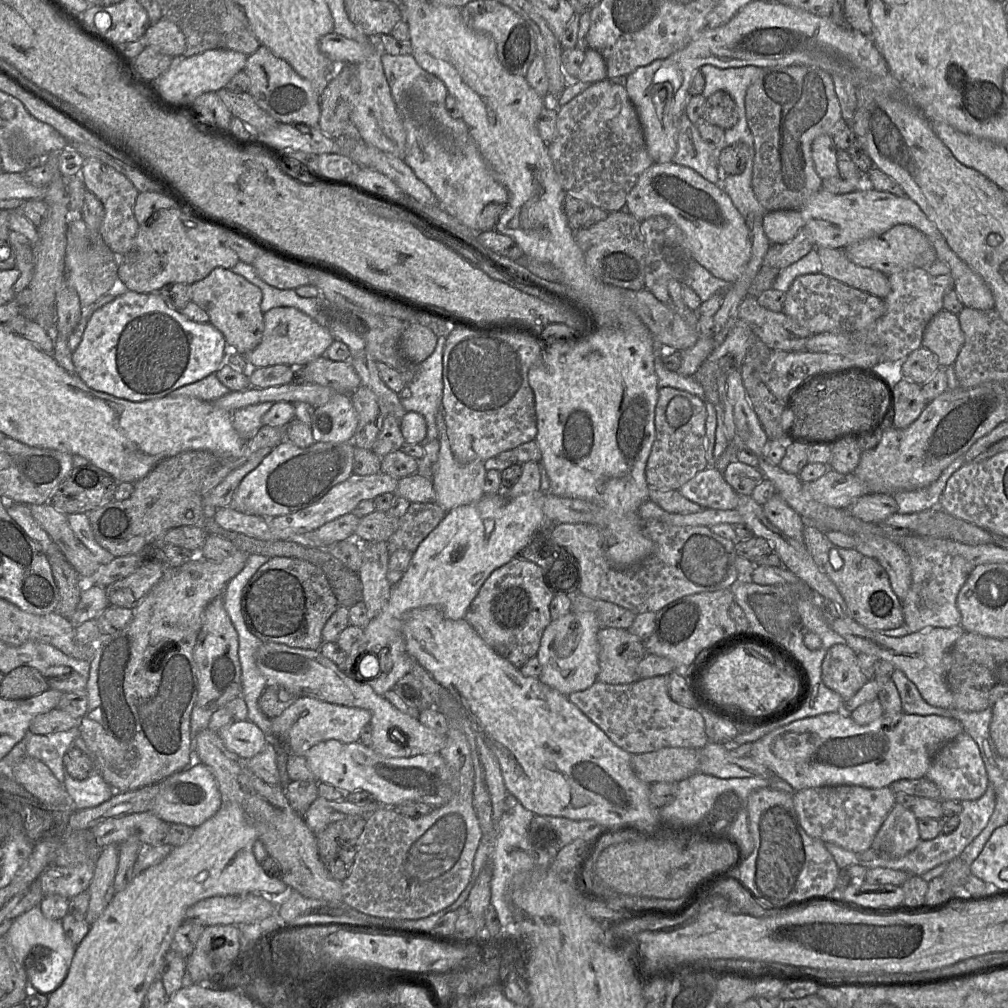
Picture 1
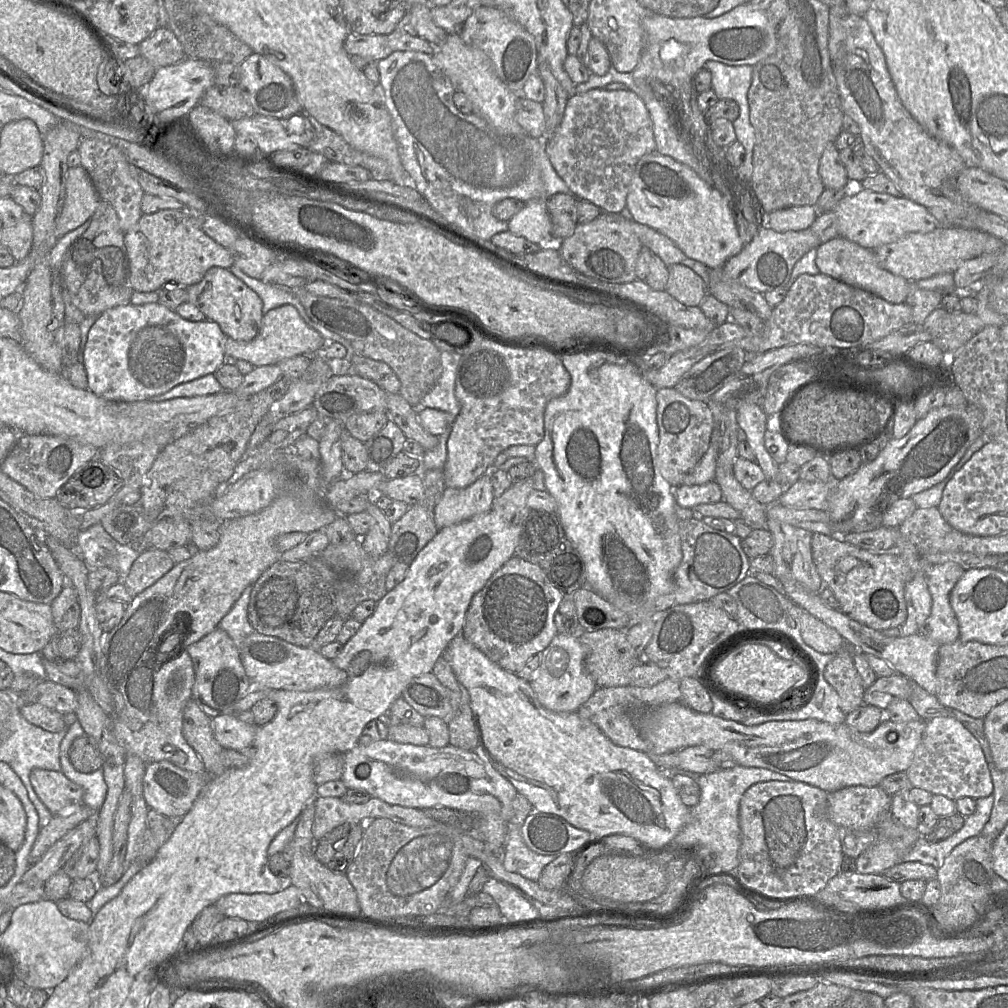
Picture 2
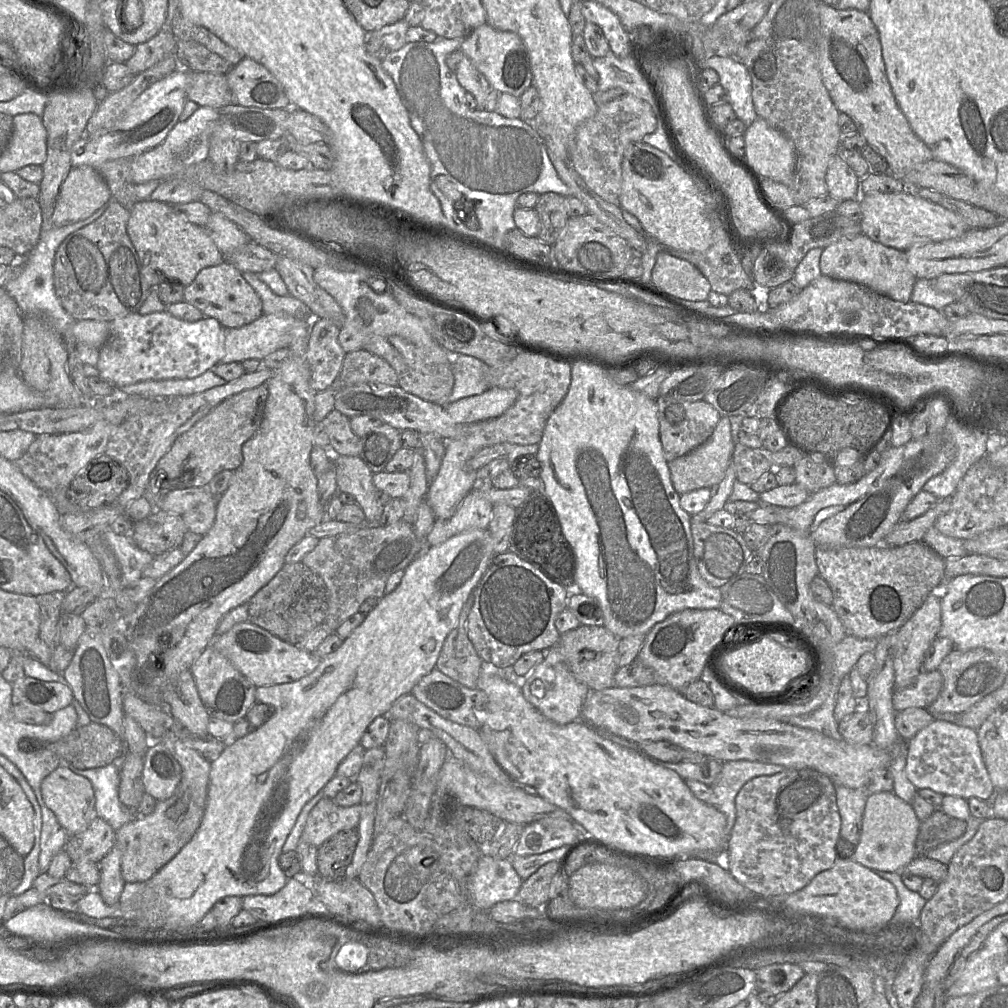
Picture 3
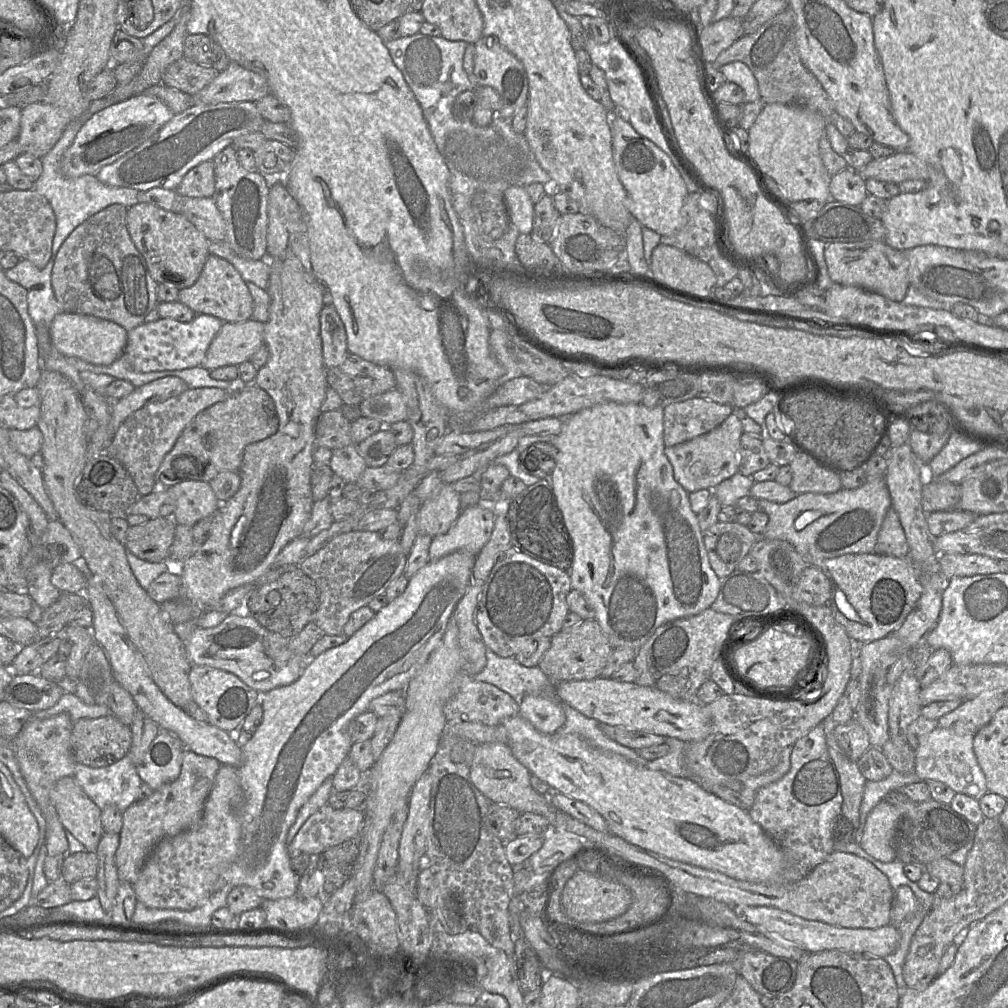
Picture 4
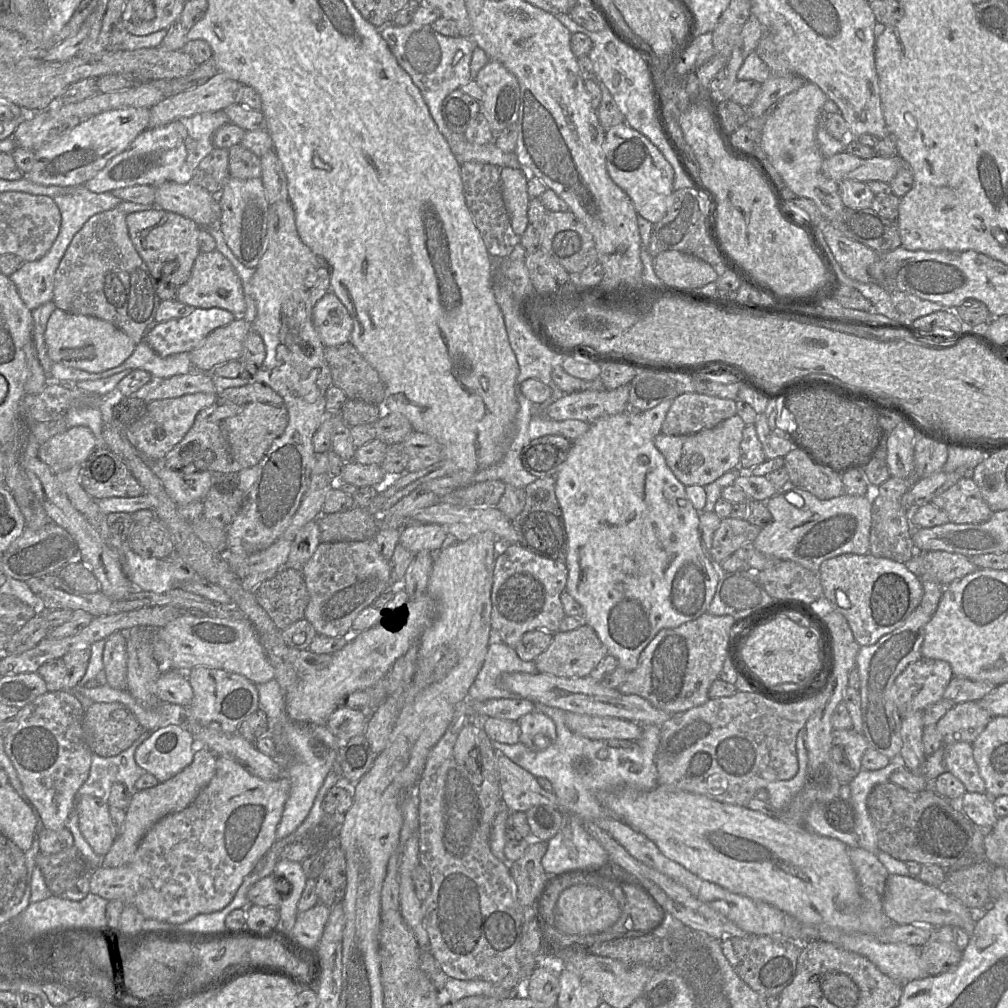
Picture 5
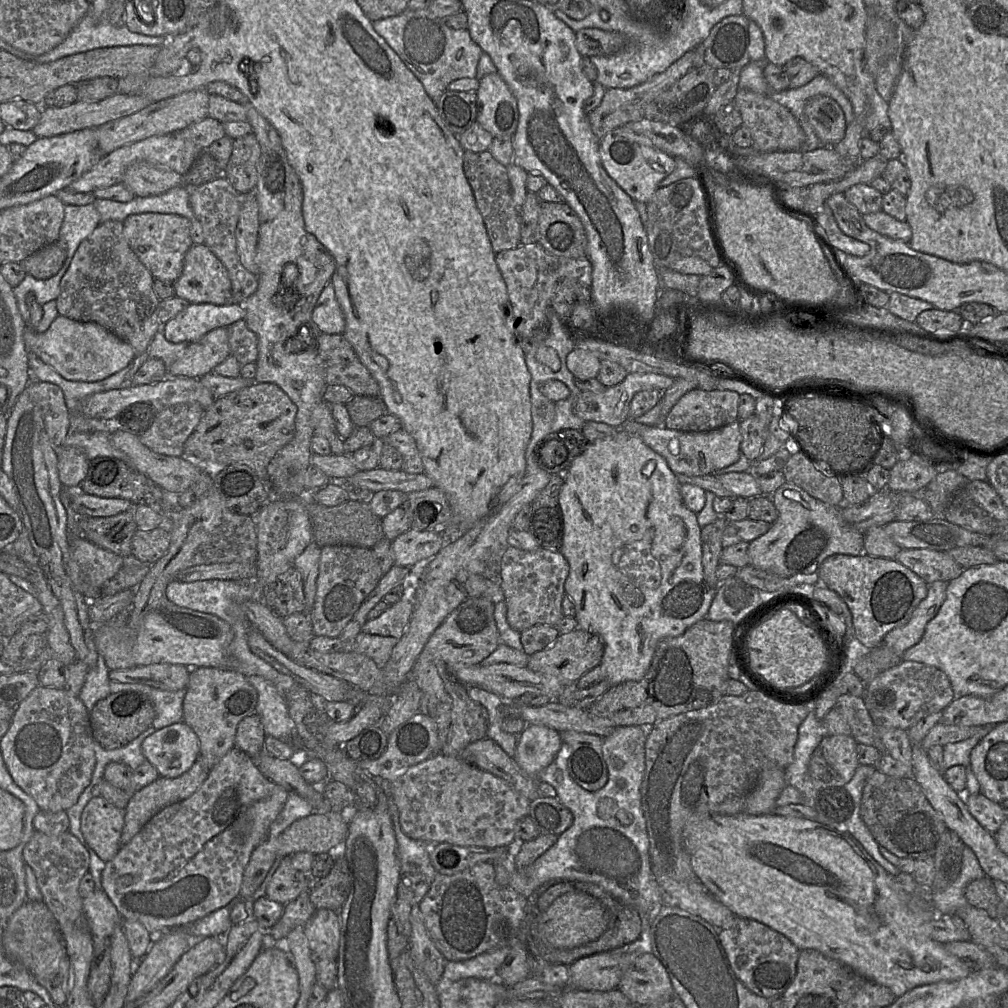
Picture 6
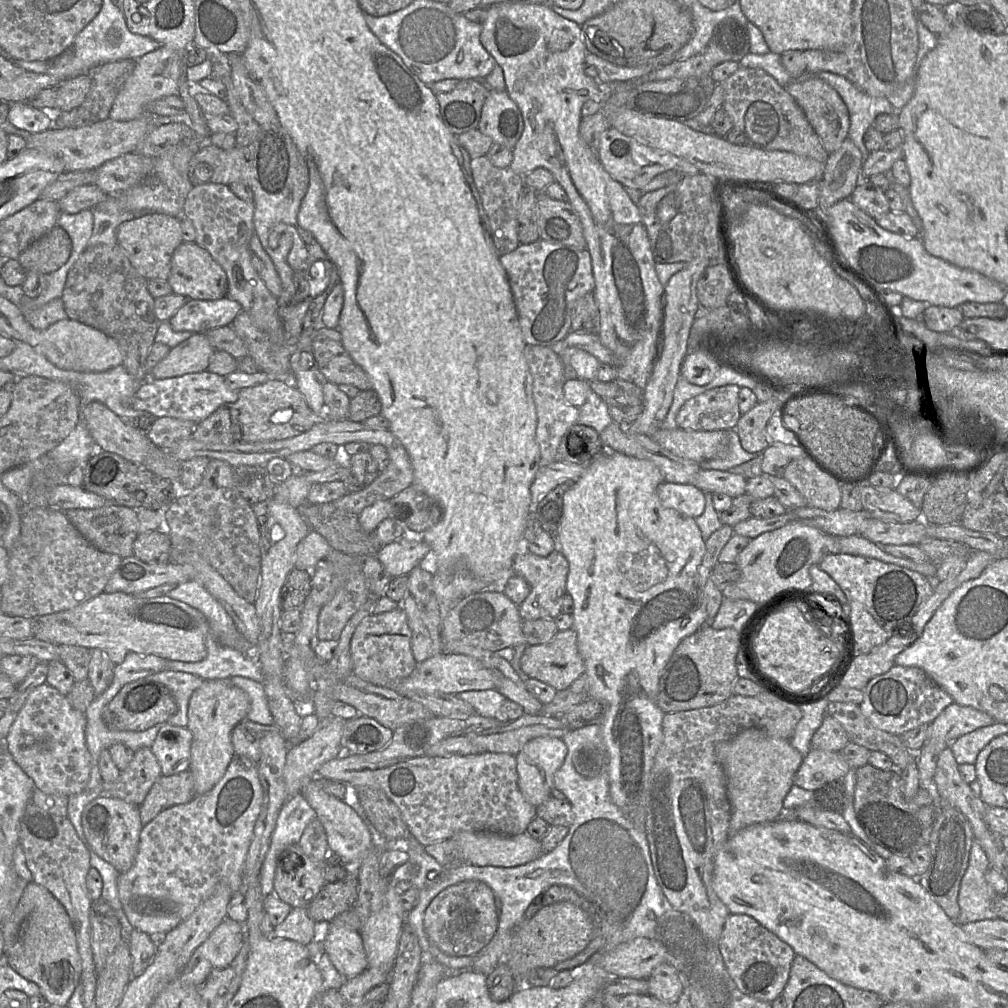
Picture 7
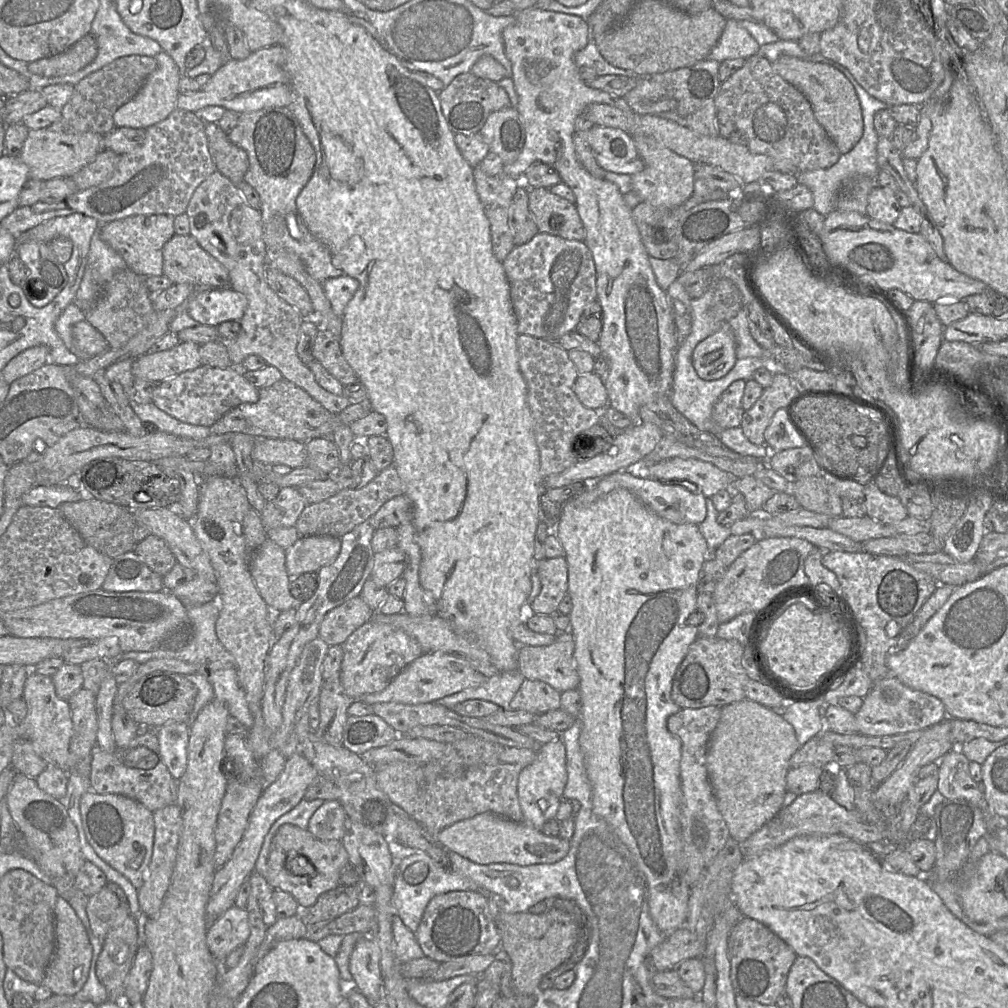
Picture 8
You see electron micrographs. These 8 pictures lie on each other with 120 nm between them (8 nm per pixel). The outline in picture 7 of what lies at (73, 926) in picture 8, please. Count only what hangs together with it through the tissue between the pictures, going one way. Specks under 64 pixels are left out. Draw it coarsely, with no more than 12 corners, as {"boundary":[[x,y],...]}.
{"boundary":[[36,883],[3,962],[67,1007],[81,957],[63,905]]}

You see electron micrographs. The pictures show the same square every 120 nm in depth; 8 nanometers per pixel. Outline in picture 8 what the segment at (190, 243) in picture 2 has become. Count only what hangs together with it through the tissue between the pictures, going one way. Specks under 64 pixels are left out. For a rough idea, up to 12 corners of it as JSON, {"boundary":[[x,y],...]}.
{"boundary":[[174,217],[99,224],[102,241],[137,275],[163,275]]}

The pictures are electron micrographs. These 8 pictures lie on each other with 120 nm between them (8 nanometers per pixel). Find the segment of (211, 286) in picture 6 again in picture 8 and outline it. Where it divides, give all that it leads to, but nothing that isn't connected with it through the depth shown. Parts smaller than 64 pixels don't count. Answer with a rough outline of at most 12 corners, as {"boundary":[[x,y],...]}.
{"boundary":[[190,234],[163,246],[163,275],[199,289],[229,286],[226,267]]}

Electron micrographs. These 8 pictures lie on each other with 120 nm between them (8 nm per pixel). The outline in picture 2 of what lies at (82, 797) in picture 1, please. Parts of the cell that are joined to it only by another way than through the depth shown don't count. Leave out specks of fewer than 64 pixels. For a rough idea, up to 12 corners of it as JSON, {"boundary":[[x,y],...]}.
{"boundary":[[78,720],[60,744],[63,774],[83,789],[83,804],[97,813],[106,798],[102,769],[77,771],[69,760],[73,741],[85,735]]}

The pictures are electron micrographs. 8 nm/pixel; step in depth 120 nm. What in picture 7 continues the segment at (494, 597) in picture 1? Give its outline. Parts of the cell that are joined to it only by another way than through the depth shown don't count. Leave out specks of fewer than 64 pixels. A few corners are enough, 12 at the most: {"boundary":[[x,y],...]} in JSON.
{"boundary":[[520,548],[513,576],[530,589],[521,619],[555,619],[569,564],[558,549],[537,556]]}

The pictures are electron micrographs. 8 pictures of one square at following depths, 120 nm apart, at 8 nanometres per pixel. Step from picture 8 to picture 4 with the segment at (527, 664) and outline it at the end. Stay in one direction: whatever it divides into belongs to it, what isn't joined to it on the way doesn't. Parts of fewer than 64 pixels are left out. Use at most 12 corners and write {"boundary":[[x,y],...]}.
{"boundary":[[594,620],[560,631],[538,667],[599,678],[614,648]]}

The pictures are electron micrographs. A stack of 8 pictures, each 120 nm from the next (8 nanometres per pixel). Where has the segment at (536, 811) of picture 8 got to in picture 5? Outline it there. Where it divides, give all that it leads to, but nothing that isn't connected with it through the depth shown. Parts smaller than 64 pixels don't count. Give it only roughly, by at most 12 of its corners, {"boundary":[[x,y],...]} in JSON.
{"boundary":[[532,711],[519,721],[519,742],[533,751],[551,746],[556,726]]}

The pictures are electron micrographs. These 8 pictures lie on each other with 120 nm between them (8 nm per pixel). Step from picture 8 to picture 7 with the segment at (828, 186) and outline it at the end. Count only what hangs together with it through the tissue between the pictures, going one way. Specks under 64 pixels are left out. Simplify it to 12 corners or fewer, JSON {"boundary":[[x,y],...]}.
{"boundary":[[805,72],[829,84],[846,104],[848,137],[863,164],[870,153],[865,132],[879,114],[896,110],[886,97],[871,96],[832,72]]}

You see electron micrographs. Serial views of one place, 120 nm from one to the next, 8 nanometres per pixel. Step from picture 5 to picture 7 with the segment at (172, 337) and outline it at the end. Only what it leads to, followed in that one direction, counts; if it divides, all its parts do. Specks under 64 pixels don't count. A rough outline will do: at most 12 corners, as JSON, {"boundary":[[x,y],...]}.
{"boundary":[[228,295],[189,299],[168,321],[174,331],[206,333],[243,311]]}

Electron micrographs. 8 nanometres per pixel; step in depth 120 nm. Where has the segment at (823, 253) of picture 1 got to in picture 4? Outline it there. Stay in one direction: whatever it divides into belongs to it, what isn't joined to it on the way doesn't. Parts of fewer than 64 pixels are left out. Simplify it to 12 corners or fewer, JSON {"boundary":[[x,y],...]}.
{"boundary":[[884,241],[825,250],[830,279],[902,302],[909,261]]}

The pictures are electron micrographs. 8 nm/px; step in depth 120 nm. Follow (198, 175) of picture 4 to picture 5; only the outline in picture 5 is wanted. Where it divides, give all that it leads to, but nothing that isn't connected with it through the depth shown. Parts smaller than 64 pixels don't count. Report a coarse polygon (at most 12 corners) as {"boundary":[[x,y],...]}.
{"boundary":[[214,148],[192,182],[218,195],[229,178],[229,152]]}

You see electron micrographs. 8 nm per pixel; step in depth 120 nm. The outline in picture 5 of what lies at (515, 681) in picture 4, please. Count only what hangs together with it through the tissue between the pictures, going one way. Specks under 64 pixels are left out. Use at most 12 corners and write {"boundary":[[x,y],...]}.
{"boundary":[[490,643],[469,688],[477,701],[522,699],[503,689],[499,679],[516,672],[539,673],[515,649]]}

